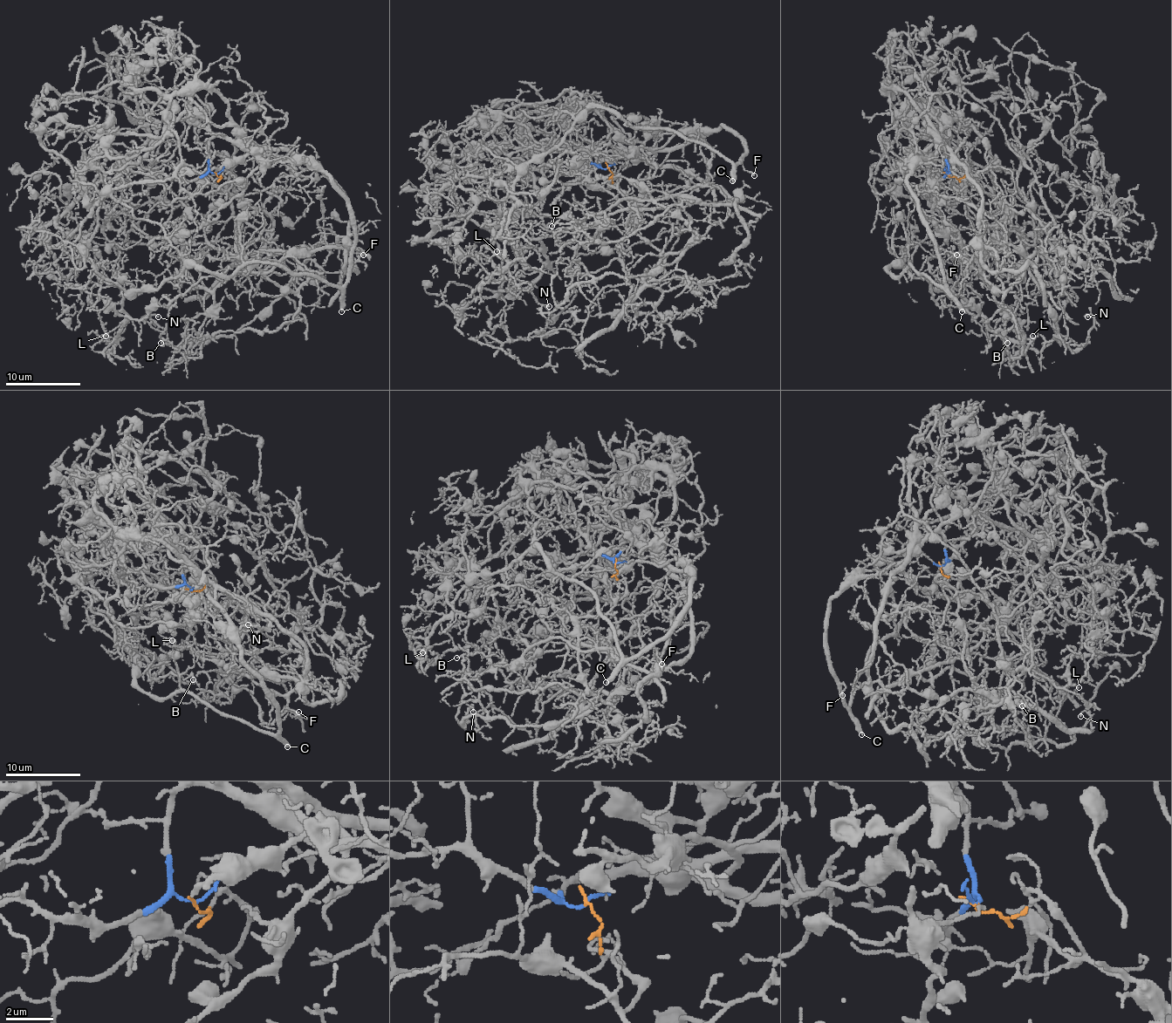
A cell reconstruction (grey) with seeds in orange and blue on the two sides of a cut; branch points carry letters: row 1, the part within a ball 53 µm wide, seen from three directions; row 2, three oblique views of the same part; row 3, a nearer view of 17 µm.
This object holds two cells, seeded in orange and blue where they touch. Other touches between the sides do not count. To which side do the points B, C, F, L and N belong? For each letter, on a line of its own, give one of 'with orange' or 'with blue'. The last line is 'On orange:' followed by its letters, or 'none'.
B: with orange
C: with blue
F: with blue
L: with blue
N: with orange
On orange: B, N

